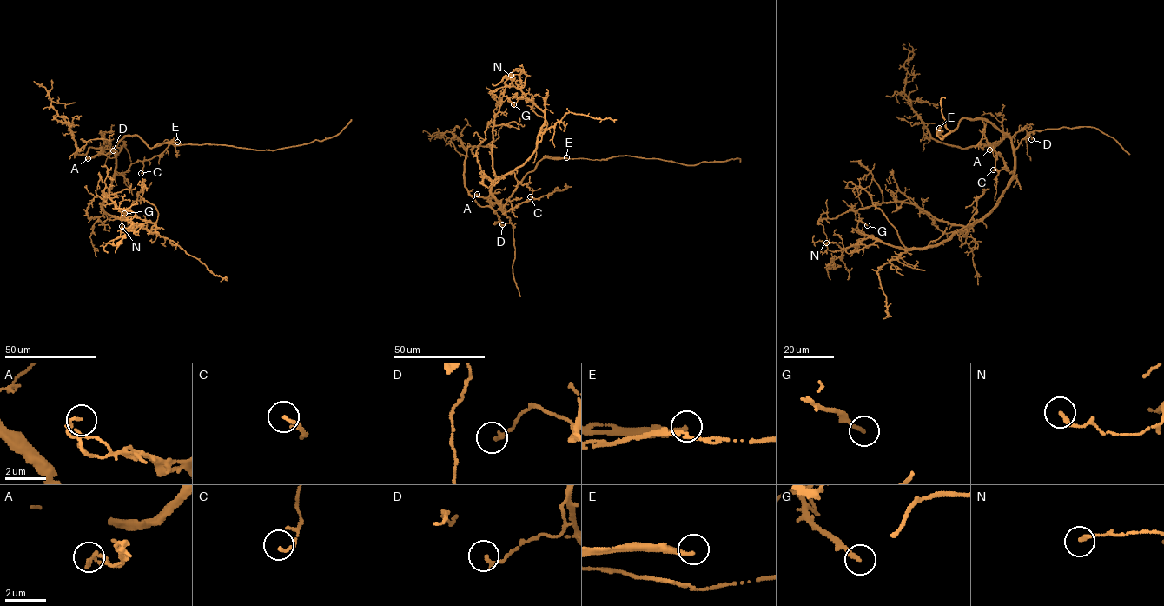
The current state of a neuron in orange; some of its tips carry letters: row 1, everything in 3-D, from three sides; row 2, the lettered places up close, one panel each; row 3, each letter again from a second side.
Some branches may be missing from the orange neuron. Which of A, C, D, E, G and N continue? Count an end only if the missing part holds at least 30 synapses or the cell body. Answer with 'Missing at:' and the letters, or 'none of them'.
Missing at: E

